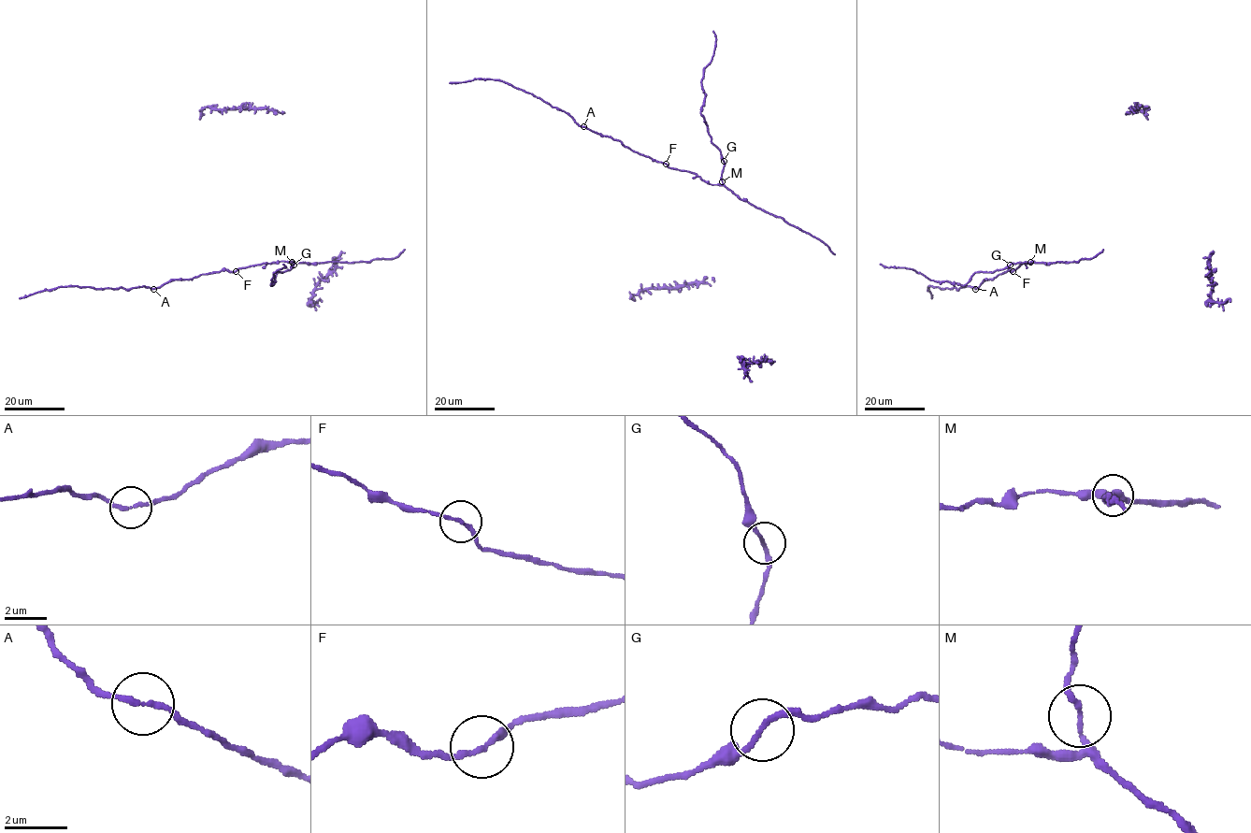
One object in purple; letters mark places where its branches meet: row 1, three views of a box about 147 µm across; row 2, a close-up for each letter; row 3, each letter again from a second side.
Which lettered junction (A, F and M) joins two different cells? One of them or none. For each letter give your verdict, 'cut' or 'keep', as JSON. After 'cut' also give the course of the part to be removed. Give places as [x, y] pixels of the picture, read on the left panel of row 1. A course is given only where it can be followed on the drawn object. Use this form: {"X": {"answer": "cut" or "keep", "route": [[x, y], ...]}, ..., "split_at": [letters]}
{"A": {"answer": "keep"}, "F": {"answer": "keep"}, "M": {"answer": "keep"}, "split_at": []}

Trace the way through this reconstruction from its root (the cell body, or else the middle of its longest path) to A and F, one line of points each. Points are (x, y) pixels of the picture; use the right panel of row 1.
A: (1039, 263), (1022, 264), (1013, 271), (1008, 270), (992, 279), (985, 279), (975, 289)
F: (1039, 263), (1022, 264), (1013, 271)

